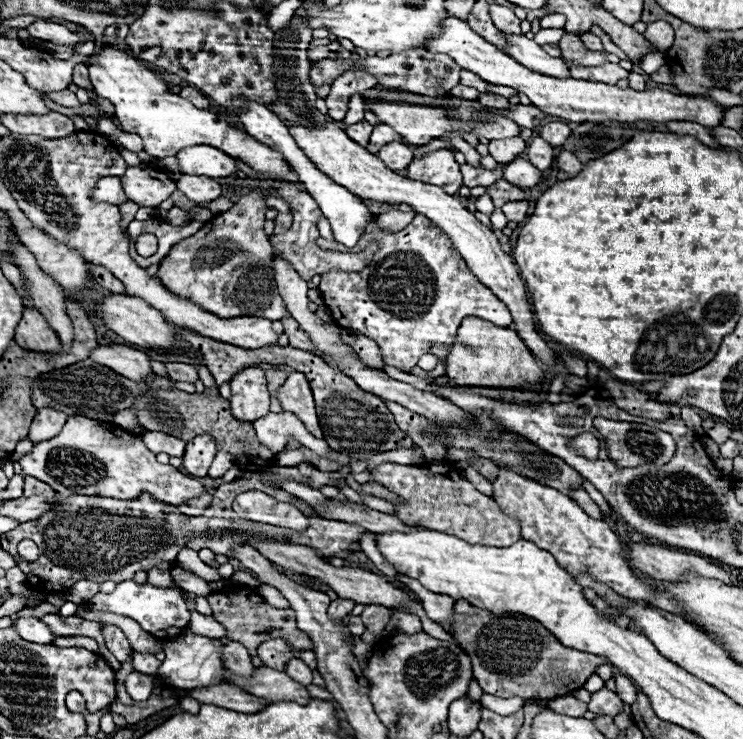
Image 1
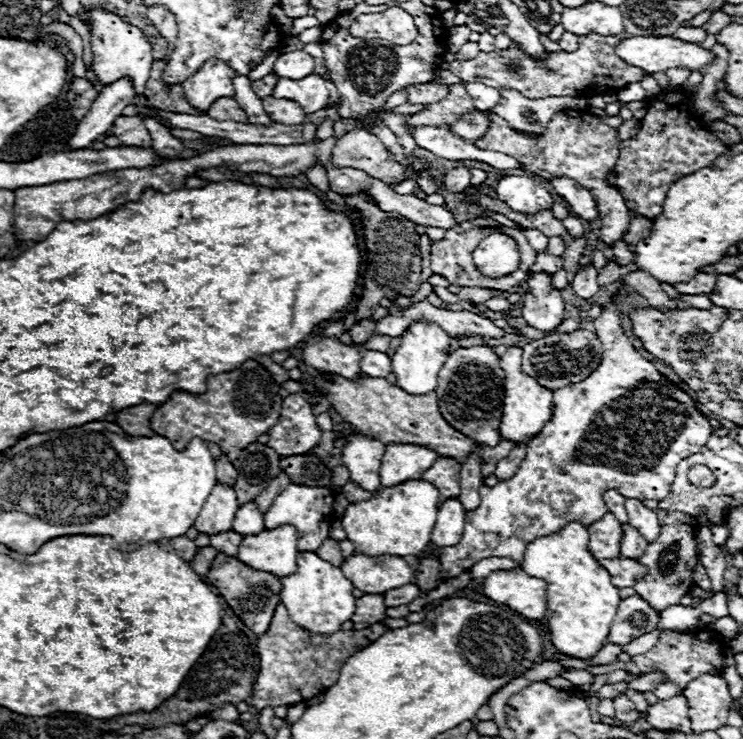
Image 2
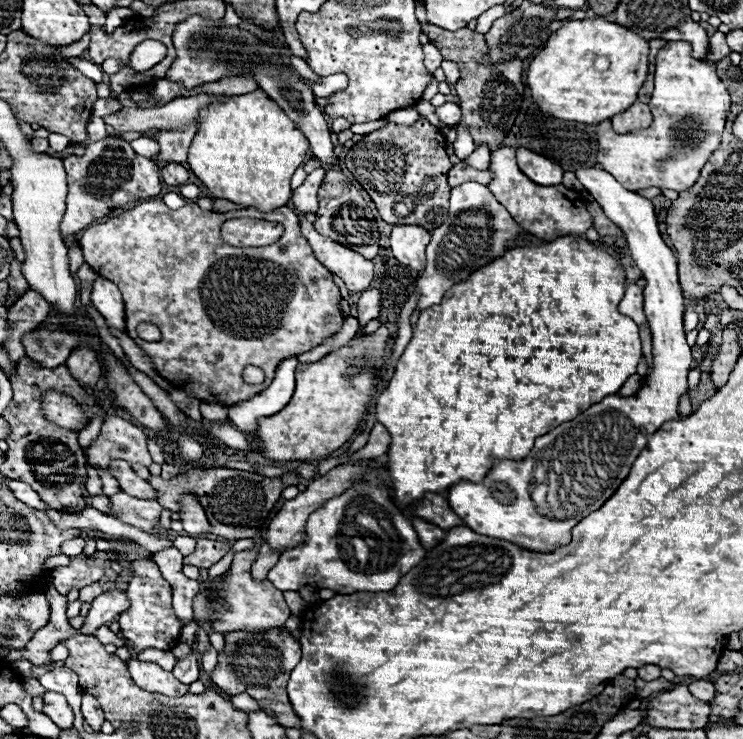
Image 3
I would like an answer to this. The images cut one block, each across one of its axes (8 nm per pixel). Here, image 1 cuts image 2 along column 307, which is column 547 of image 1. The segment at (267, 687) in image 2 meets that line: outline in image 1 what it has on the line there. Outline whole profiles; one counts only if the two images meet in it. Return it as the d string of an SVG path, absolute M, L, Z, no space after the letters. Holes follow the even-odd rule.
M458 600L454 608L454 620L456 626L452 634L472 658L474 678L484 692L500 698L520 696L524 700L552 700L566 696L580 690L584 682L596 672L596 668L606 664L604 656L566 648L538 620L524 614L494 614L476 608L466 600Z

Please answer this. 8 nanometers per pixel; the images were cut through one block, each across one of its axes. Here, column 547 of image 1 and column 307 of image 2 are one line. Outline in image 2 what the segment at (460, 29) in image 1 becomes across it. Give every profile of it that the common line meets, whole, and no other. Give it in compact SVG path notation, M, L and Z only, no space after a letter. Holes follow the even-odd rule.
M308 74L302 80L280 78L272 96L294 100L304 108L306 114L312 114L324 108L328 100L328 88L326 88L326 80L320 74Z

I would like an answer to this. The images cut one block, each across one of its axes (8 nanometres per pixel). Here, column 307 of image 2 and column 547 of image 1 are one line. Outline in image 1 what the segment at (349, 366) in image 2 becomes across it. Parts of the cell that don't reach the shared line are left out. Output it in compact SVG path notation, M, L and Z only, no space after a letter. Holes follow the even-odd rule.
M326 122L320 128L302 128L302 126L290 126L290 124L288 124L288 128L290 128L290 134L294 136L294 140L298 142L298 146L304 148L306 156L326 176L330 176L336 184L342 184L344 188L348 188L350 192L354 192L360 198L386 202L386 204L408 204L408 206L414 208L416 214L422 214L430 222L434 222L434 226L440 228L452 240L454 248L462 254L462 258L466 260L472 274L482 284L486 284L508 306L508 310L512 312L512 318L514 318L514 330L520 334L520 338L526 342L526 346L542 362L554 364L554 352L546 346L546 342L536 332L534 314L530 310L526 286L524 286L524 280L520 278L520 272L518 272L516 264L512 262L512 256L502 252L500 242L494 236L494 232L488 230L486 226L482 226L474 218L474 214L470 214L458 198L448 196L438 186L424 184L424 182L418 182L418 180L408 180L408 178L388 170L382 164L382 160L378 160L374 154L370 154L366 148L362 148L354 140L350 140L346 136L346 132L342 128L338 128L334 122Z

